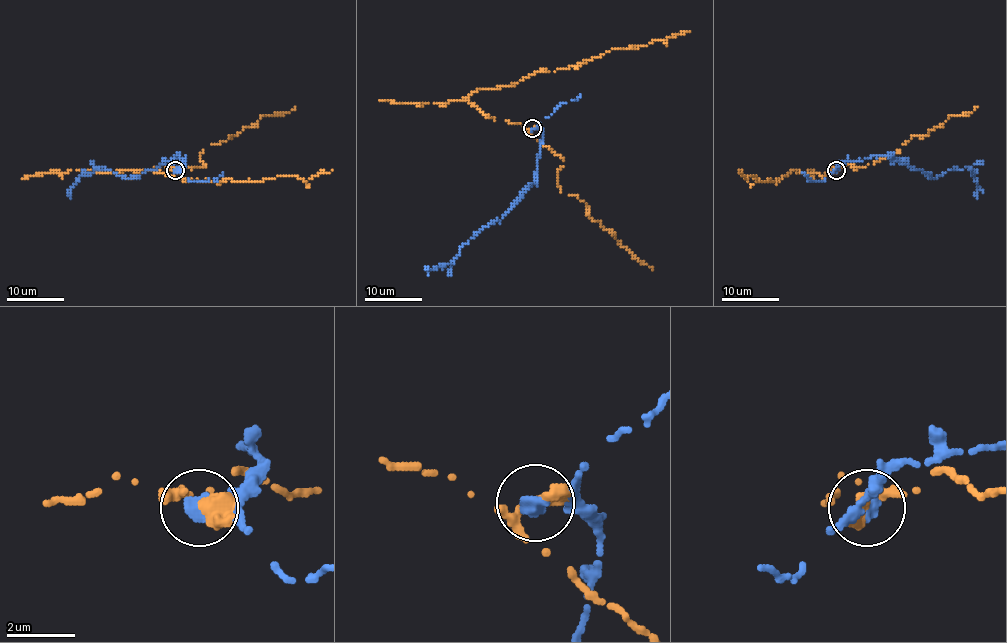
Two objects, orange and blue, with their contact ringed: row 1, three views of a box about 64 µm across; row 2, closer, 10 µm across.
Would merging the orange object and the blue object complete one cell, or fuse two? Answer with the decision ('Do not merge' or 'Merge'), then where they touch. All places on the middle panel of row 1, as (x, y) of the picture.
Do not merge. Place: (532, 128)

